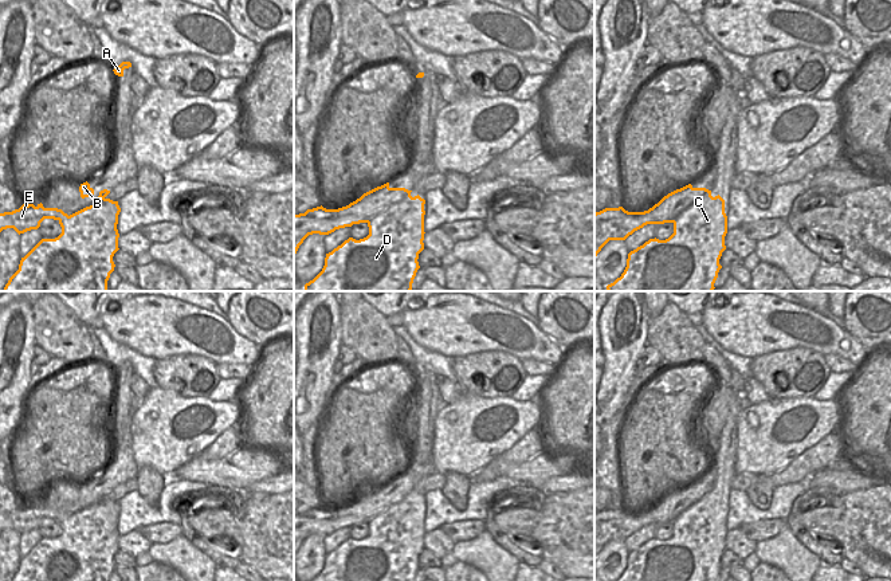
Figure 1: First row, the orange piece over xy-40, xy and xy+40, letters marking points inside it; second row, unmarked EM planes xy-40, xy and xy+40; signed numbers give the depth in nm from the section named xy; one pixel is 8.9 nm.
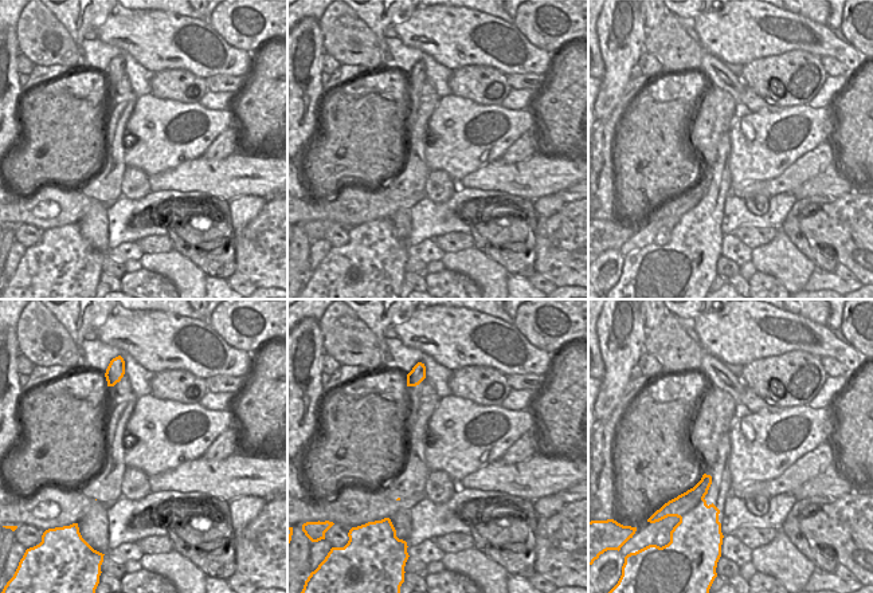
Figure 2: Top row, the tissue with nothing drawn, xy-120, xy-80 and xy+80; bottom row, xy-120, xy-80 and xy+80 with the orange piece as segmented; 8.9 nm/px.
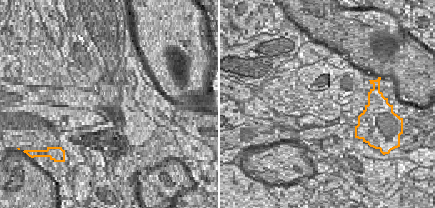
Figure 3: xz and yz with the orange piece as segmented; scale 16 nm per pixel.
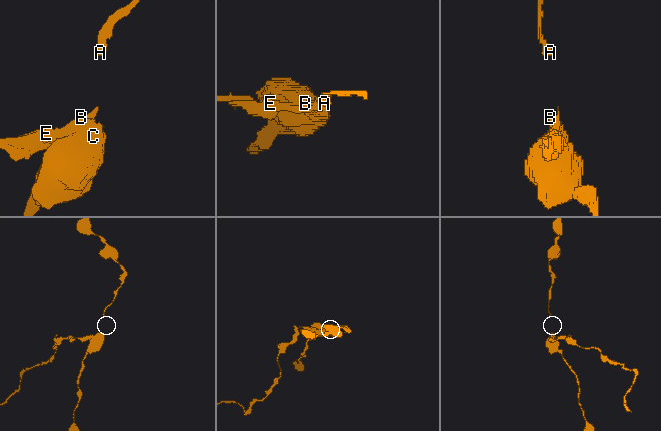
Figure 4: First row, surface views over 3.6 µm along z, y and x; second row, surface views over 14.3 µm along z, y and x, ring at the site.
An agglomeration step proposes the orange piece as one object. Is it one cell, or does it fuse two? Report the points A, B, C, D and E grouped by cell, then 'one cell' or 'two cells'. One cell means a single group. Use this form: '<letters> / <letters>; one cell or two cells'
A C D / B E; two cells

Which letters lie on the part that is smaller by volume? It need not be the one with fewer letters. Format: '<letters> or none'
B, E.

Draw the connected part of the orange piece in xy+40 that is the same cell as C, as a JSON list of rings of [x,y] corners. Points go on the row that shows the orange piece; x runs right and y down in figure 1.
[[[707,192],[698,203],[682,212],[674,221],[674,233],[666,239],[649,239],[628,254],[627,267],[620,278],[607,286],[608,291],[713,291],[719,259],[726,250],[727,216],[725,200]]]

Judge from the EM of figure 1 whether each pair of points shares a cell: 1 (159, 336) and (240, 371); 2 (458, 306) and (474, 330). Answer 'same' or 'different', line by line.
1: different
2: same

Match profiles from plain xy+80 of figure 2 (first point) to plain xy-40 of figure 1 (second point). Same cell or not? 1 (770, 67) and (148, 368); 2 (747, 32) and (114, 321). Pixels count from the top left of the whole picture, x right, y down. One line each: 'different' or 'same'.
1: different
2: same

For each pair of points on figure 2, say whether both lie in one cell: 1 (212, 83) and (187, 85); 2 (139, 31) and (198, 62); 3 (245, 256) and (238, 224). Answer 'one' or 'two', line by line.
1: two
2: one
3: two

